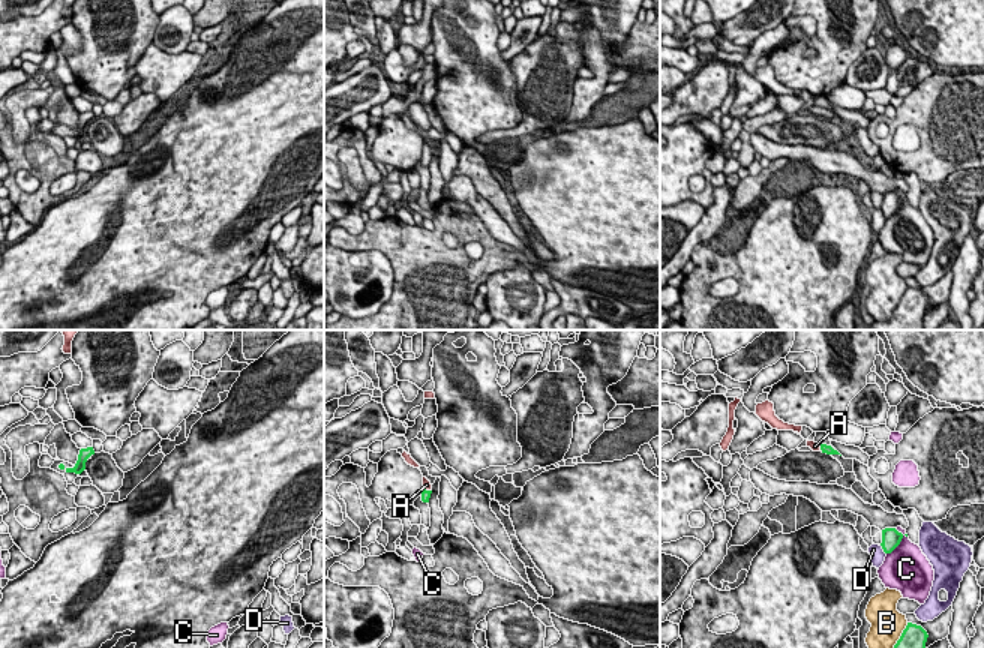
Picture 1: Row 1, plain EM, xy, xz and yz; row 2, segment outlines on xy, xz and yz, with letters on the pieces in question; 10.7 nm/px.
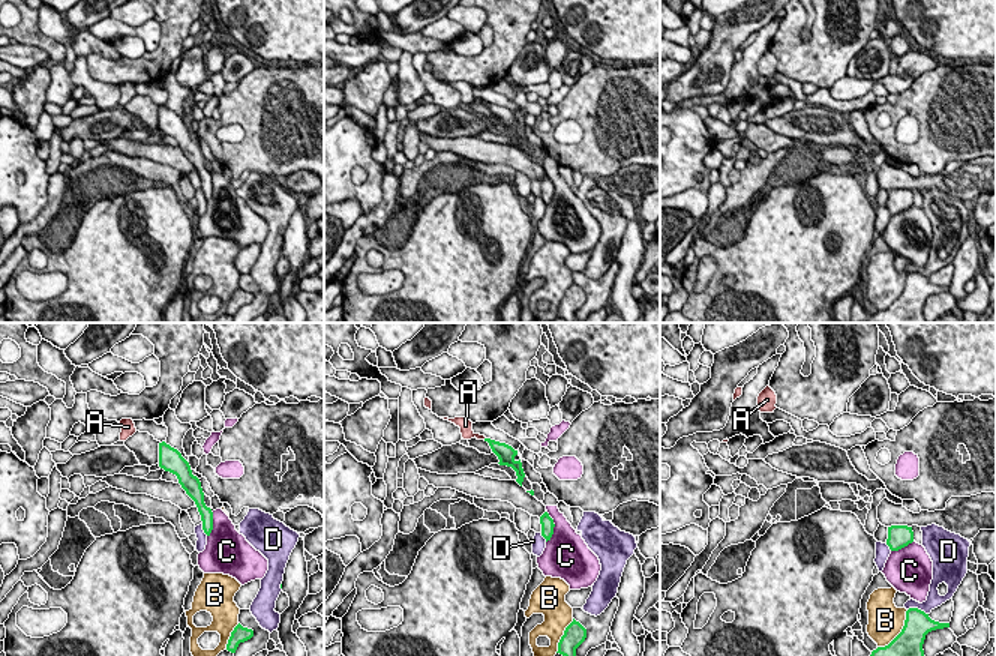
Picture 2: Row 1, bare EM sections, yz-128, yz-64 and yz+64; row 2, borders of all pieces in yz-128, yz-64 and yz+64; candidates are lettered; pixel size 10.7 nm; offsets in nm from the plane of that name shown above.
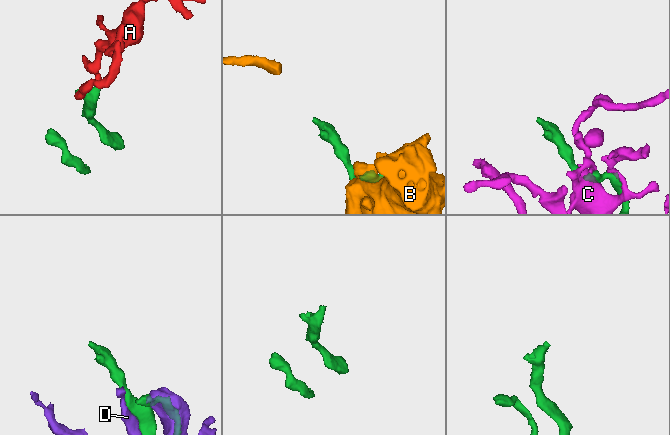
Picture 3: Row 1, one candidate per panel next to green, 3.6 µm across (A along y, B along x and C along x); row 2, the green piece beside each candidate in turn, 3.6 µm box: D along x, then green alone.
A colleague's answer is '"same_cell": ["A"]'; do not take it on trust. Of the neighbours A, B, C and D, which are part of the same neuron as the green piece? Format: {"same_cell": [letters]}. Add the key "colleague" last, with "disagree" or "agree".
{"same_cell": ["A"], "colleague": "agree"}

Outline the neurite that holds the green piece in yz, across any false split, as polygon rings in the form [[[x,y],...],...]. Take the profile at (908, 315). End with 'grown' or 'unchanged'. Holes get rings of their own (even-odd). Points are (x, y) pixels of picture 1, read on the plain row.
[[[908,286],[890,321],[873,321],[868,330],[926,330],[922,318],[927,296],[916,288]]] | unchanged

